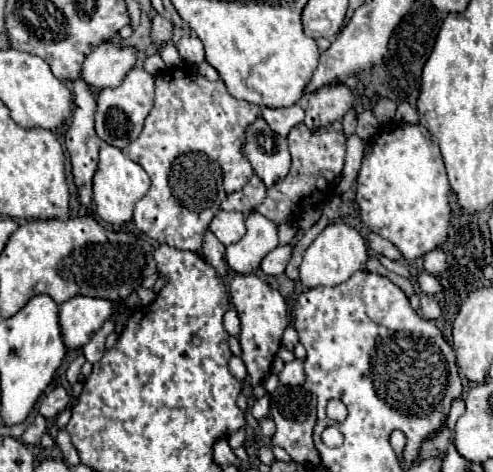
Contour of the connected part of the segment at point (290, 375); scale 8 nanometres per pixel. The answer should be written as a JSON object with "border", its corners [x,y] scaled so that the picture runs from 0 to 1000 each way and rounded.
{"border":[[[600,758],[592,763],[588,771],[580,771],[568,792],[564,792],[564,805],[580,818],[609,818],[617,809],[617,780],[613,780],[613,767]]]}

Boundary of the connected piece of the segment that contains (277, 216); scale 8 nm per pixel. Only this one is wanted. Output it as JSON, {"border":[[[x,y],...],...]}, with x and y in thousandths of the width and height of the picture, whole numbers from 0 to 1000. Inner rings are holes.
{"border":[[[682,254],[669,267],[653,271],[625,271],[617,258],[600,263],[588,284],[584,284],[584,305],[588,305],[588,326],[592,326],[592,352],[580,377],[564,381],[544,398],[544,411],[515,449],[540,458],[556,475],[576,475],[584,462],[596,453],[637,441],[677,411],[677,377],[690,373],[698,356],[698,331],[702,331],[702,288],[694,280],[694,258]]]}

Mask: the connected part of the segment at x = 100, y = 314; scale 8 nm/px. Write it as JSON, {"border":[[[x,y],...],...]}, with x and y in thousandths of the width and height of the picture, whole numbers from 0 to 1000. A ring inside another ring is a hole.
{"border":[[[150,627],[122,648],[122,699],[138,737],[158,742],[227,669],[231,644],[183,627]]]}

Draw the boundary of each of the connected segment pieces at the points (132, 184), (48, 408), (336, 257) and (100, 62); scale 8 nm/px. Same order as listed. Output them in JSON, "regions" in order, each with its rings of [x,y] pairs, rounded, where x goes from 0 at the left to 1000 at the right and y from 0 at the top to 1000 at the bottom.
{"regions":[[[[207,305],[203,314],[203,335],[199,335],[199,356],[191,369],[191,411],[187,424],[195,432],[195,453],[231,479],[247,479],[252,470],[268,466],[268,445],[272,432],[292,419],[292,411],[304,398],[304,377],[292,364],[292,356],[264,335],[256,335],[239,314],[223,305]]],[[[118,818],[118,822],[101,826],[97,835],[89,835],[89,843],[85,843],[85,852],[81,852],[81,877],[85,877],[89,886],[105,890],[105,886],[114,886],[138,856],[142,856],[142,839],[138,839],[134,822]]],[[[677,470],[661,479],[617,534],[617,551],[609,559],[609,597],[621,610],[686,606],[702,597],[718,576],[742,572],[742,555],[746,555],[746,538],[742,538],[738,504],[714,479],[698,470]]],[[[207,89],[199,102],[187,106],[187,114],[174,119],[174,131],[166,140],[166,165],[195,191],[235,186],[239,178],[247,178],[256,153],[264,153],[272,136],[276,136],[272,97]]]]}

